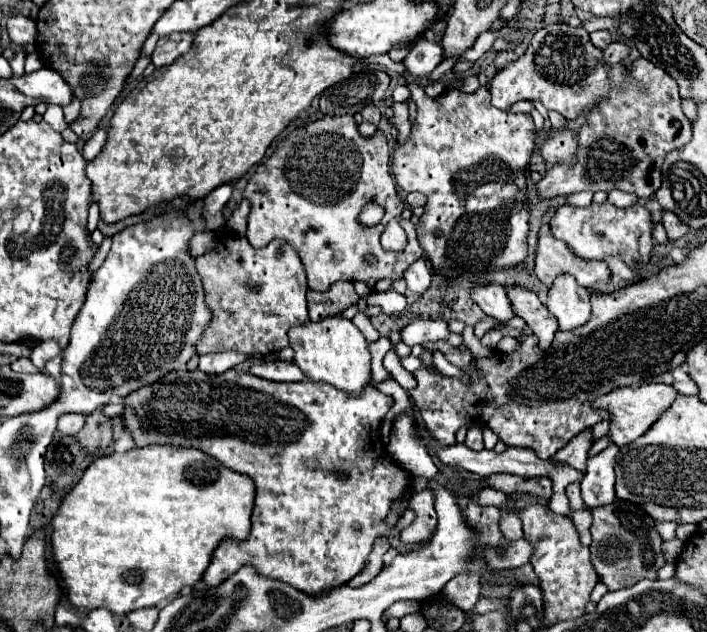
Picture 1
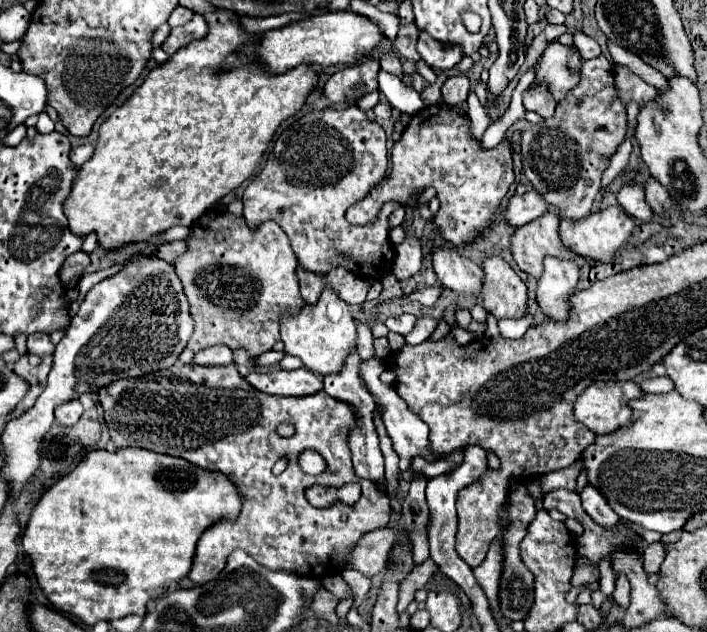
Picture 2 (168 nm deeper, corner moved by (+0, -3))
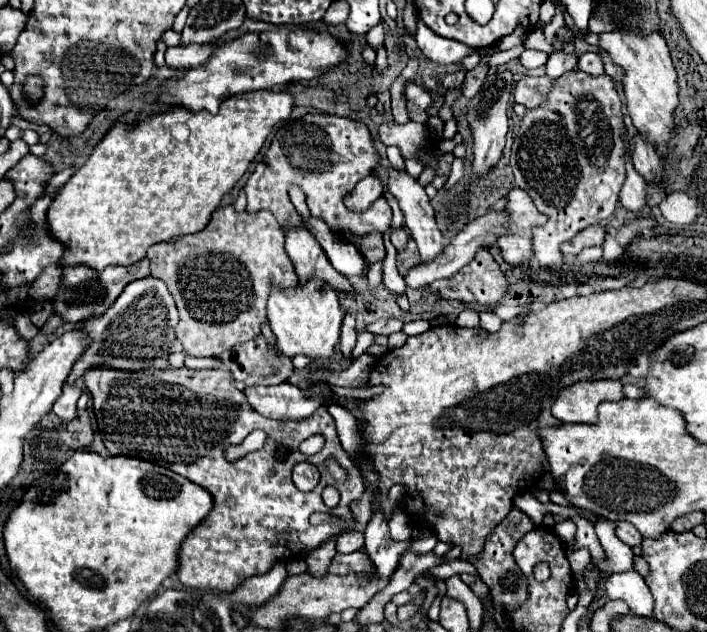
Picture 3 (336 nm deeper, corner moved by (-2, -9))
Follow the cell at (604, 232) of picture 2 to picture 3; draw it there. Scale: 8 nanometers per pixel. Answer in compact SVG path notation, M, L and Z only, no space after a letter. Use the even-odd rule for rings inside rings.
M596 225L596 227L588 227L584 231L580 231L572 241L564 243L560 249L562 253L568 257L568 255L578 255L584 247L592 247L592 245L602 245L604 239L608 235L608 227L604 225Z

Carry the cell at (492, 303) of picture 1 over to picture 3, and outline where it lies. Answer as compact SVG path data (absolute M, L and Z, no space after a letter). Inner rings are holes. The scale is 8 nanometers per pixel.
M390 169L388 189L404 211L404 223L410 229L412 239L418 243L422 261L434 261L444 251L446 243L436 225L434 209L430 207L430 199L424 187L420 187L420 183L408 173L398 173L396 169Z

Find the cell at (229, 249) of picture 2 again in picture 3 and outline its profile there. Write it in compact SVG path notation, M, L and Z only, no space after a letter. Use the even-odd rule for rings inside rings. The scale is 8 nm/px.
M232 205L216 209L202 231L180 237L176 241L152 245L152 249L148 249L148 259L152 275L162 279L176 299L176 307L180 313L178 341L192 357L220 355L232 349L236 343L258 337L260 327L268 323L266 301L272 289L294 289L298 283L294 265L284 249L284 231L280 229L272 213L236 213Z

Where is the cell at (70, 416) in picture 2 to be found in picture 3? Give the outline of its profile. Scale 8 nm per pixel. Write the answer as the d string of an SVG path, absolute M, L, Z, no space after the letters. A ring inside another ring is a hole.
M64 385L62 387L62 395L56 399L54 403L54 413L62 419L62 421L72 421L78 413L76 409L76 401L80 397L80 387L72 387L72 385Z

